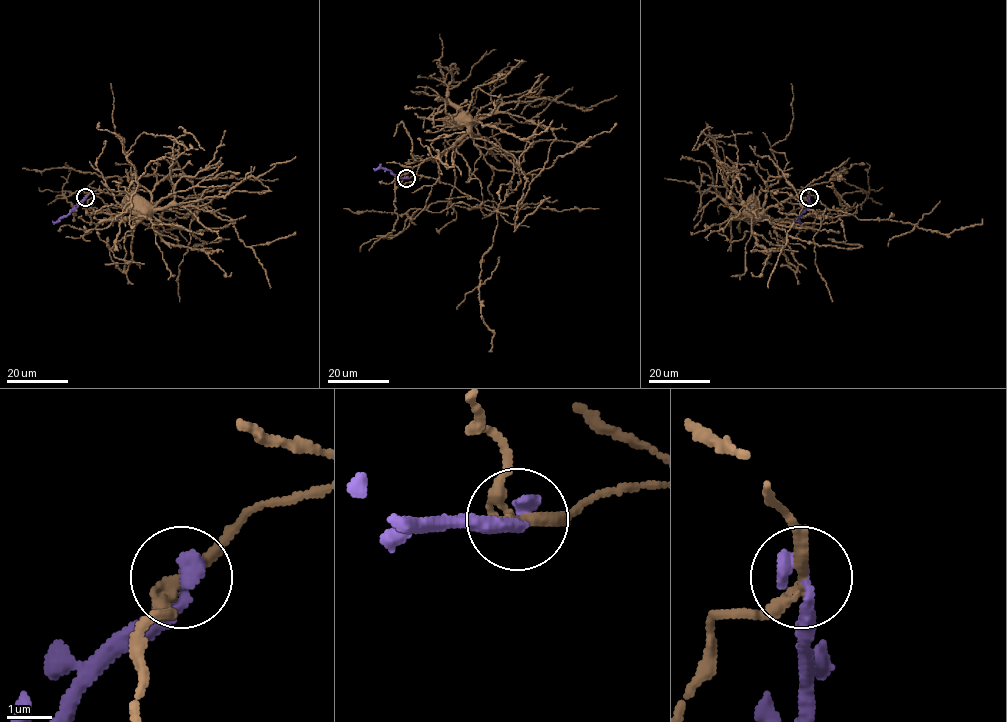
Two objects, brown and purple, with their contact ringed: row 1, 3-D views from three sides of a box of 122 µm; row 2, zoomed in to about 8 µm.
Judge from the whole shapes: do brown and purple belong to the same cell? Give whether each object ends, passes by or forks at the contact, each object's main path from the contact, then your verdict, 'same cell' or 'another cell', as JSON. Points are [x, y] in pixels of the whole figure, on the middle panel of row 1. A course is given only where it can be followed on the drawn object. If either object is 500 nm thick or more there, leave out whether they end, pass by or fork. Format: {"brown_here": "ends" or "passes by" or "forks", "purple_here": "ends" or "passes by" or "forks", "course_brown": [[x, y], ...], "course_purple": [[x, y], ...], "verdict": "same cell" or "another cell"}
{"brown_here": "passes by", "purple_here": "ends", "course_brown": [[406, 178], [406, 165], [443, 154], [469, 133], [513, 165], [479, 274], [481, 317], [494, 334], [489, 351]], "course_purple": [[406, 178], [398, 178], [387, 169], [373, 168]], "verdict": "another cell"}

